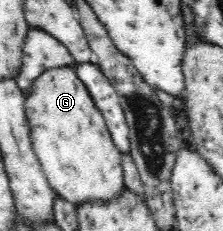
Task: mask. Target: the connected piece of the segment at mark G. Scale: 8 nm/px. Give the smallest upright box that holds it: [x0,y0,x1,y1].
[24,66,125,207]

